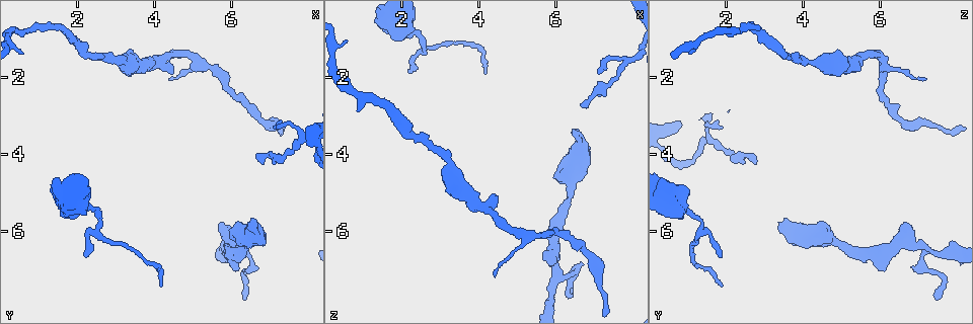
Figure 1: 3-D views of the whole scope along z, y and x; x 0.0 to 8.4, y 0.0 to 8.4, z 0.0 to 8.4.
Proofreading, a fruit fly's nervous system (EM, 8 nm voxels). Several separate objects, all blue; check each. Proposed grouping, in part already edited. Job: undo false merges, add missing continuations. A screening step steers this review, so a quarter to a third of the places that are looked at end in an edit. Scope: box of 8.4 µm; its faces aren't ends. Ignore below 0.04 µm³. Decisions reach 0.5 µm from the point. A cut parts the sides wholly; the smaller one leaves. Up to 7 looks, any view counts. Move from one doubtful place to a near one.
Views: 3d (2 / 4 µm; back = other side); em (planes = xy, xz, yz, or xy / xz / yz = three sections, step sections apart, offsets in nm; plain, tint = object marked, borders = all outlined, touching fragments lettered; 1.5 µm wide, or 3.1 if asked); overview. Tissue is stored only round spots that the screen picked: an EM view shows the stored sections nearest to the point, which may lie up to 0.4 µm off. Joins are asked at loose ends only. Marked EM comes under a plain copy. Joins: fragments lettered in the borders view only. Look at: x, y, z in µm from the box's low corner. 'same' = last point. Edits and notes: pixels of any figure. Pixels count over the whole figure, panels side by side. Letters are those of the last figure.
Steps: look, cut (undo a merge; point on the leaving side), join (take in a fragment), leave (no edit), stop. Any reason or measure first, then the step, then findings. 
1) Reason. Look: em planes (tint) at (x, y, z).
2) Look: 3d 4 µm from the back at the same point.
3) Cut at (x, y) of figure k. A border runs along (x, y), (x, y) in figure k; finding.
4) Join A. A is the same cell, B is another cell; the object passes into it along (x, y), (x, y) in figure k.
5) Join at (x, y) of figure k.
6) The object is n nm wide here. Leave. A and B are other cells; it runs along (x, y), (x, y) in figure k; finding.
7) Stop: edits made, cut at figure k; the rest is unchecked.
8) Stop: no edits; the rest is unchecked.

Thick end. Look: 3d 2 µm at (4.50, 1.90, 5.10).

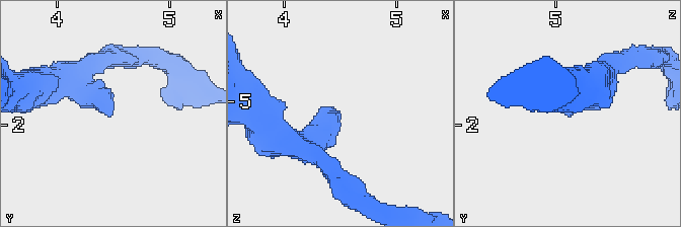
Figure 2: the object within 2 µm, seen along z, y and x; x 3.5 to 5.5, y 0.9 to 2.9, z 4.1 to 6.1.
The arms are 180, 300 nm wide. Look: em yz step 4 (tint) at (4.44, 1.92, 5.04).

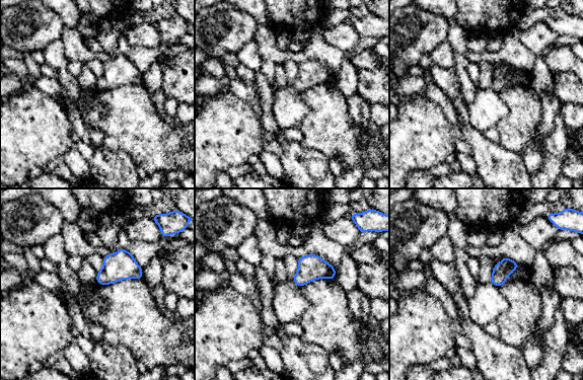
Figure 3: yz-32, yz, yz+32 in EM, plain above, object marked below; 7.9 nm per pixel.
Look: em planes (borders) at the same point.

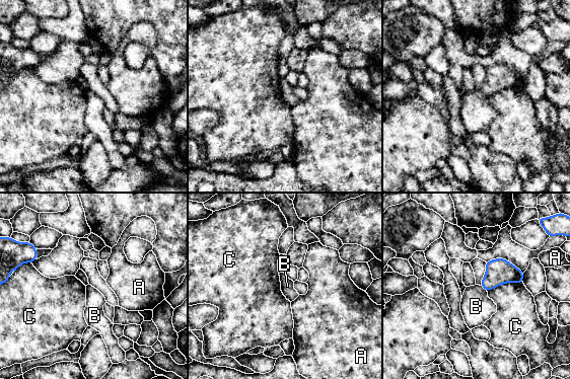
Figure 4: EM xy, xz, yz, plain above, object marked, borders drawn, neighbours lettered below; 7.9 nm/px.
Leave. A, B and C are other cells; a border runs along (481, 285), (486, 291) in figure 4; no lettered fragment goes on from it.

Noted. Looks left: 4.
Tapers out. Look: em yz step 4 (borders) at (6.80, 4.20, 2.80).

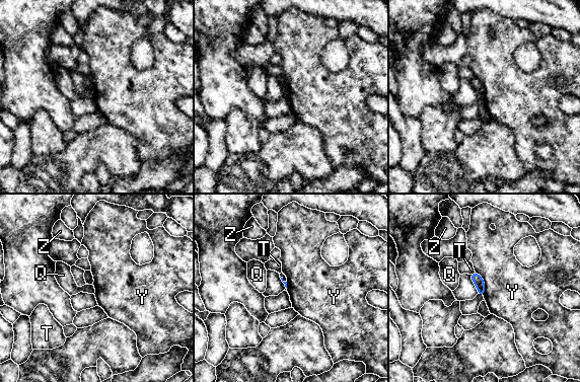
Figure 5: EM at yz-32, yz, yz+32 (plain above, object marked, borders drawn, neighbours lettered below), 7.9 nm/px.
The longest contact is with Y, 220 nm. Leave. Q, T, Y and Z are other cells; no lettered fragment goes on from it.

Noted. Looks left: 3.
Free end. Look: em xz step 4 (tint) at (6.45, 5.90, 3.35).

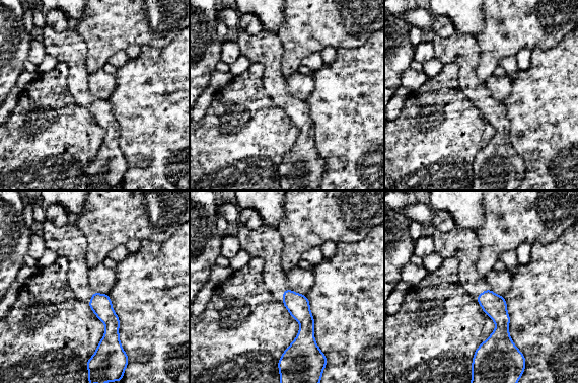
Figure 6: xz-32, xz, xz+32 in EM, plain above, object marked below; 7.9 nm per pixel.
Look: em planes (borders) at the same point.

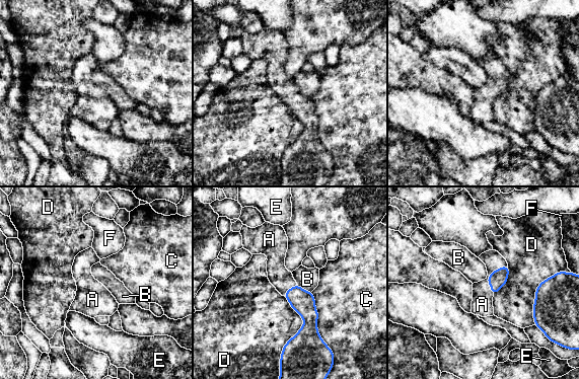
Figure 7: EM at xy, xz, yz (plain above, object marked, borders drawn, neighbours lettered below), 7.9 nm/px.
Join A. A is the same cell, B, C, D, E and F are other cells; the object passes into it along (499, 279), (489, 275), (482, 304) in figure 7; it goes on there.

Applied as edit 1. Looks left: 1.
Stop: edits made, join at figure 7; the rest is unchecked.

